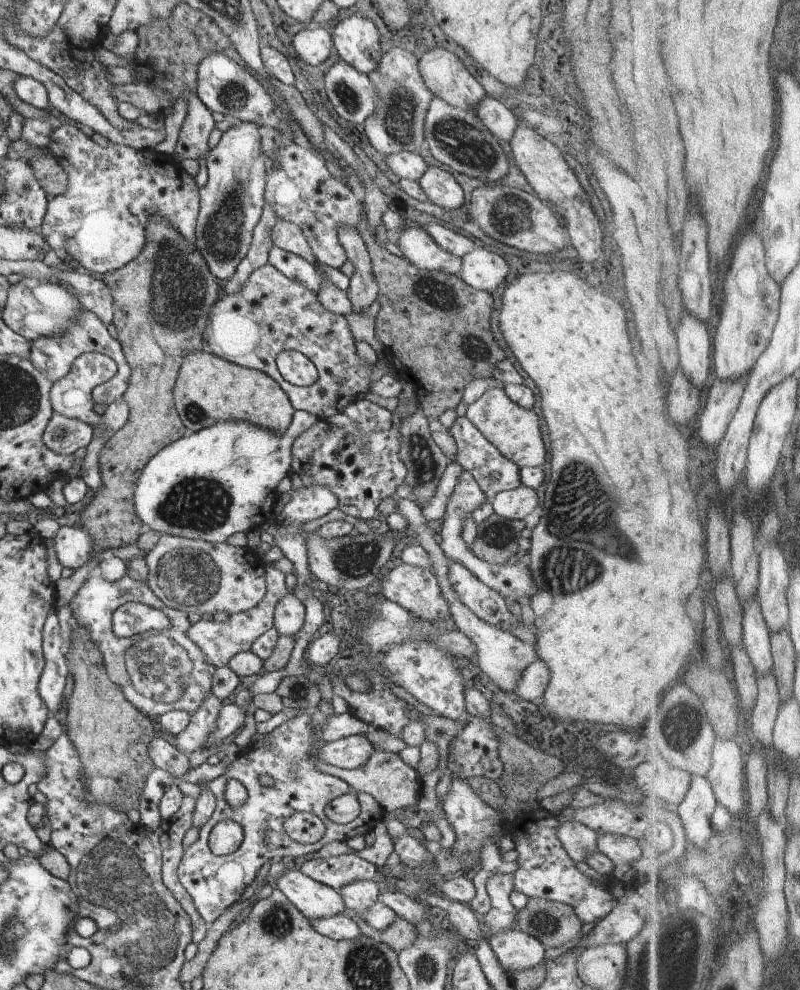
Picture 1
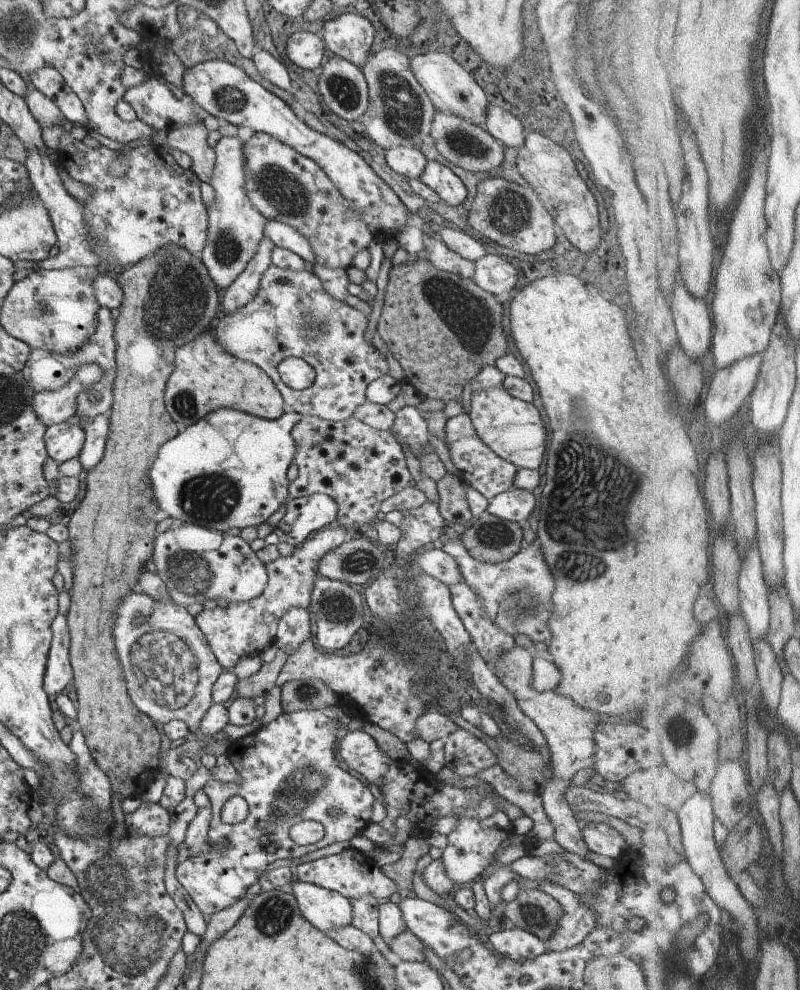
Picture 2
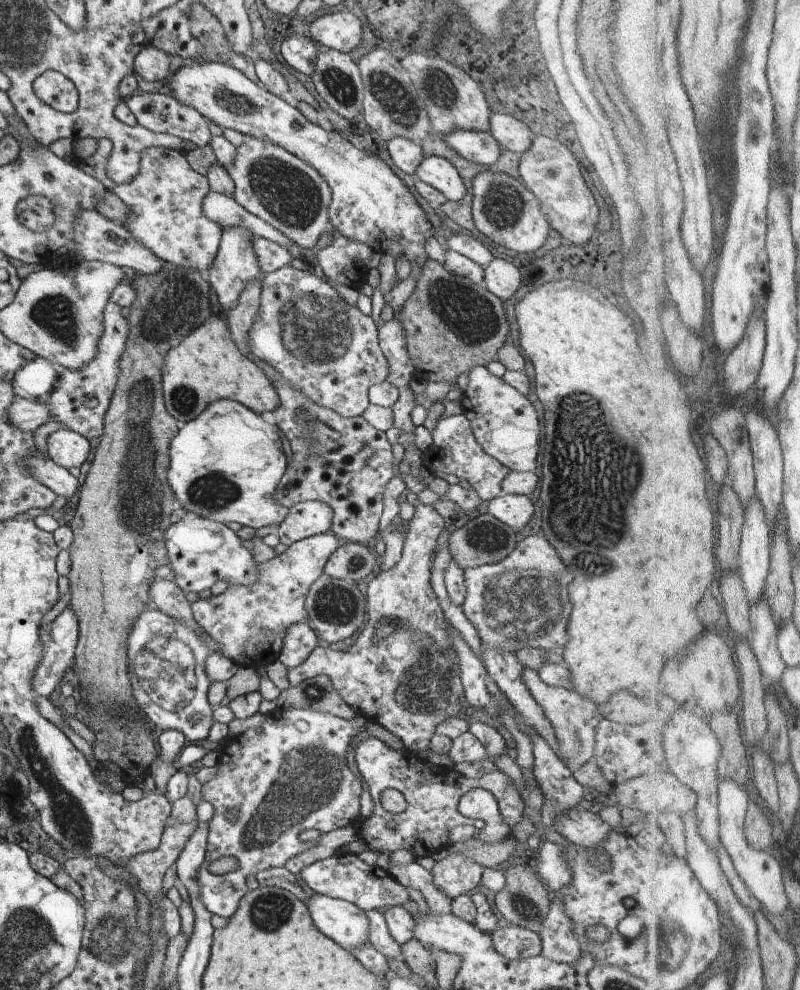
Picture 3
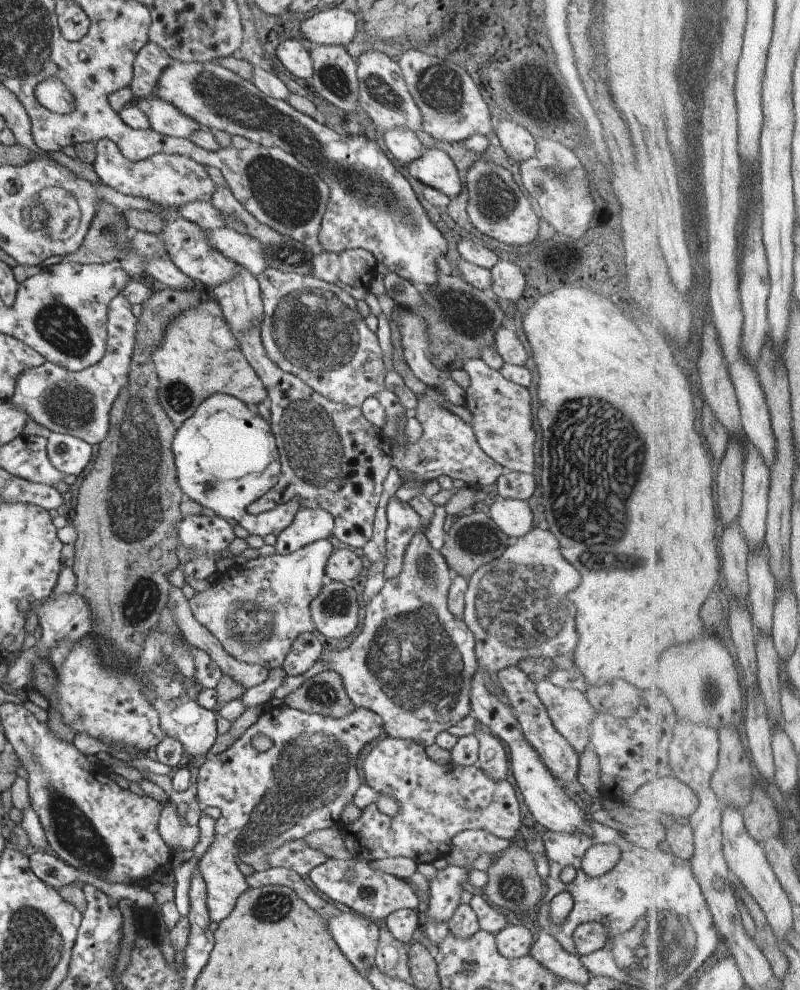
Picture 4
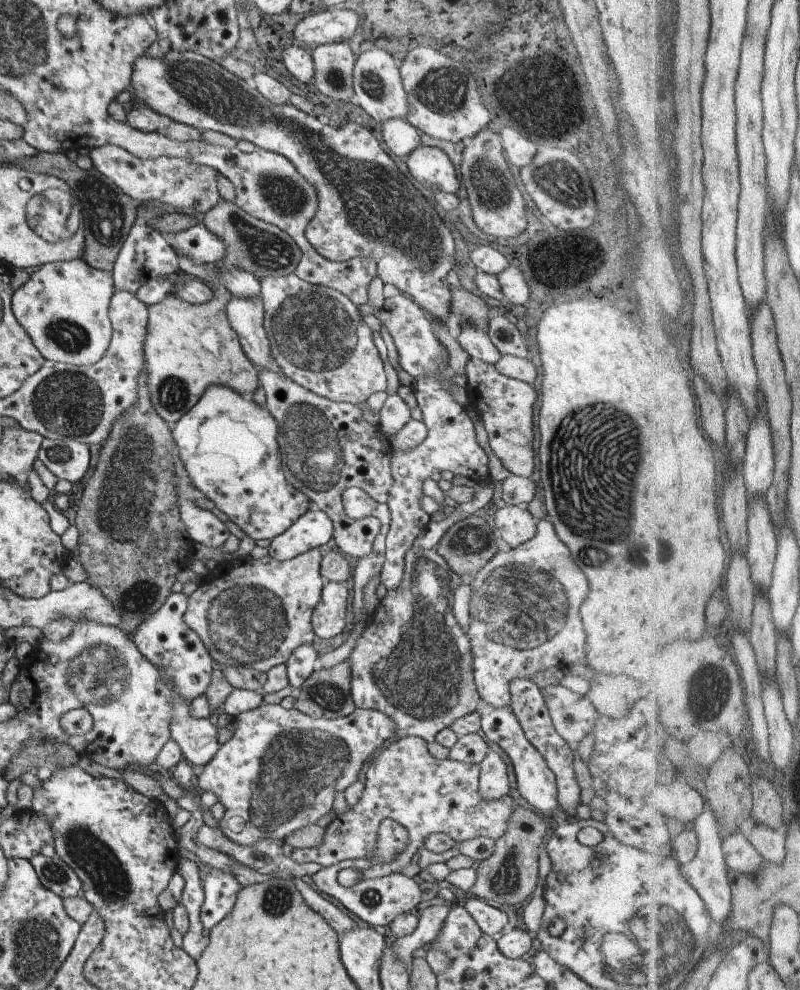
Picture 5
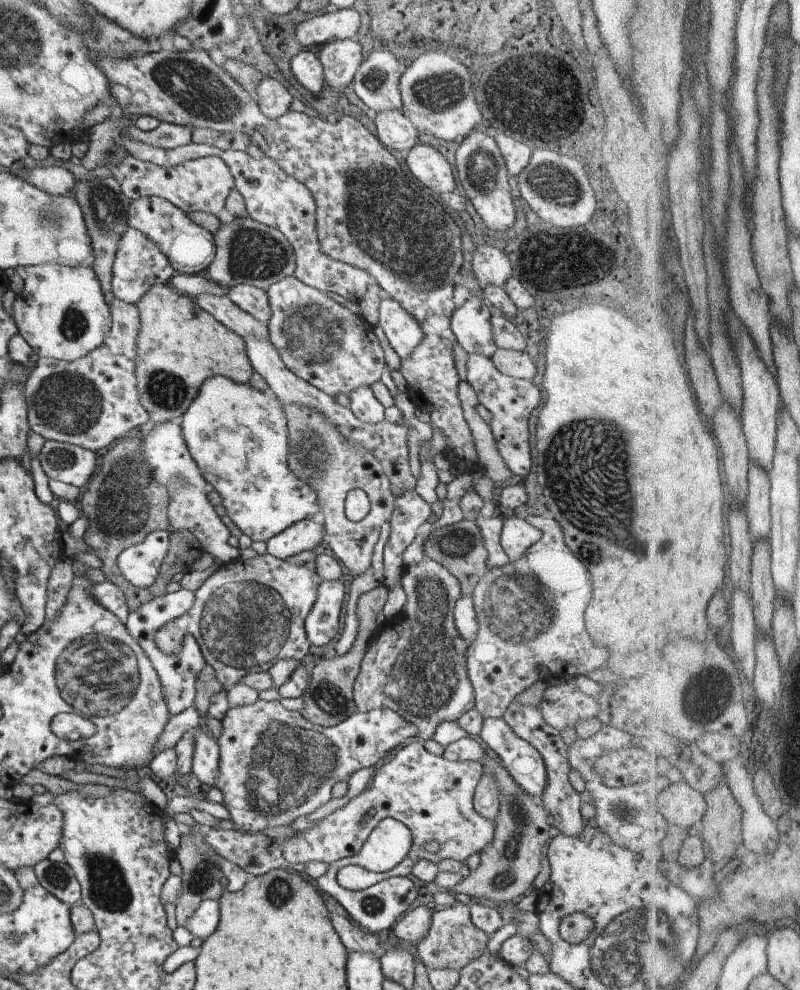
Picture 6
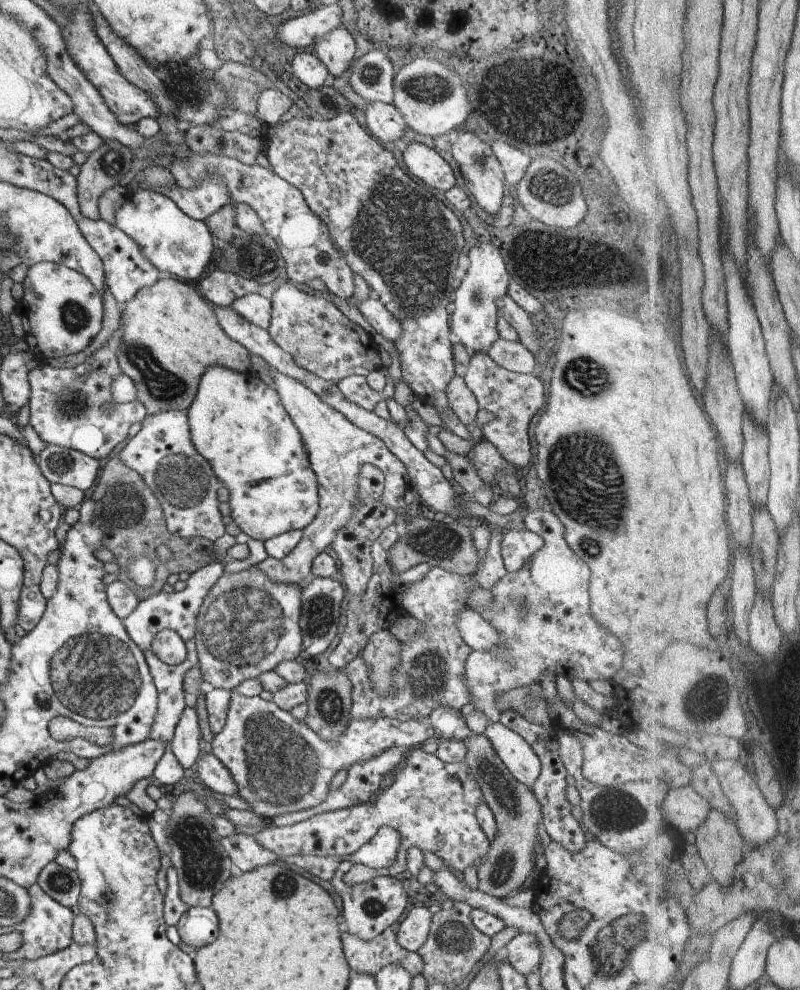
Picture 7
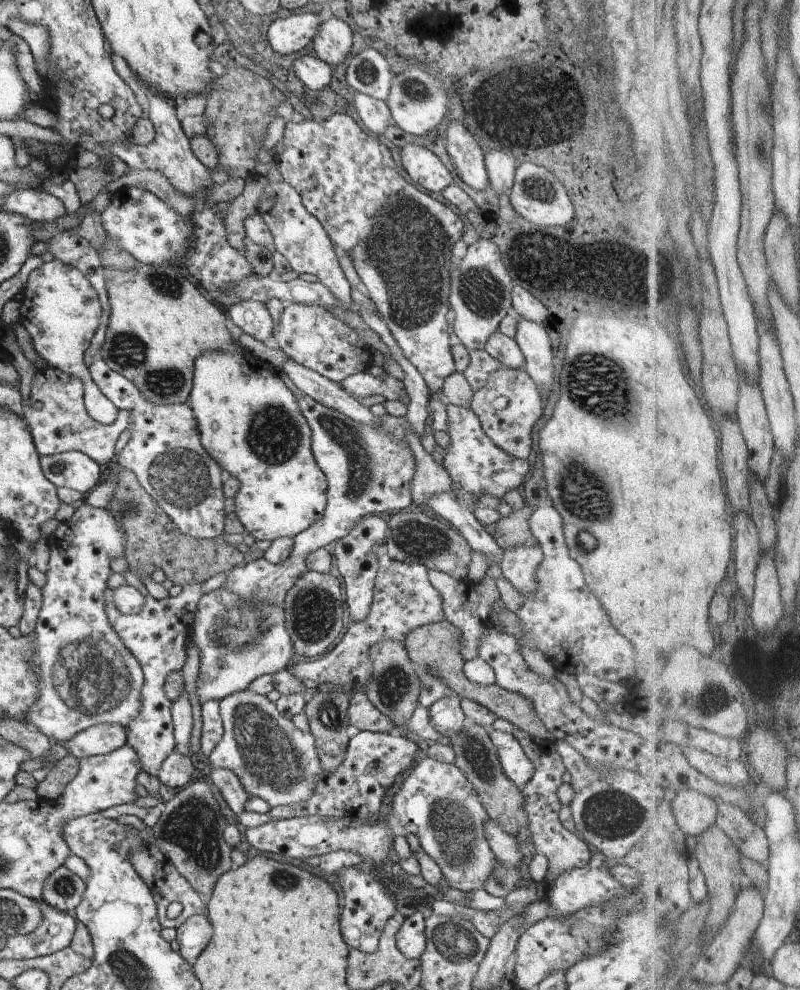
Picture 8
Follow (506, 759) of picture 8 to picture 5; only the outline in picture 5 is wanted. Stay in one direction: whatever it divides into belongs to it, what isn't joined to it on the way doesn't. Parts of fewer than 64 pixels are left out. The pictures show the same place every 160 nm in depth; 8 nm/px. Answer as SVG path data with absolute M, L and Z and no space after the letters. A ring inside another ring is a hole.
M480 700L477 704L482 703L482 709L478 713L480 716L481 731L486 736L486 740L495 741L512 760L512 766L516 771L516 784L518 792L530 806L534 807L534 811L544 818L552 819L554 822L560 820L558 807L558 788L554 772L548 768L538 750L530 744L525 738L524 732L514 716L514 712L510 706L502 706L502 708L494 708L492 704L487 704L484 700Z

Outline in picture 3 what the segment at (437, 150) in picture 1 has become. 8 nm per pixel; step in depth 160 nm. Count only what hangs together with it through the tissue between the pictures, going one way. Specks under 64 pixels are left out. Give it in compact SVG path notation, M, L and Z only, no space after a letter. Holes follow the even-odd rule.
M458 129L443 138L450 148L454 148L458 156L470 162L492 166L500 156L499 144L486 131Z

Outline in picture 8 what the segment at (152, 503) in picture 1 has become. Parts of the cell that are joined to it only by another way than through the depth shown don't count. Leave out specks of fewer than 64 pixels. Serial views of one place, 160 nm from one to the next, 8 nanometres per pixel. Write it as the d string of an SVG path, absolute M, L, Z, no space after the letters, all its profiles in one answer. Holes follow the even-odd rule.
M237 338L236 344L236 351L210 351L195 359L188 404L197 420L202 446L222 470L228 470L241 482L235 496L235 512L246 533L258 541L294 538L322 518L327 505L327 478L313 457L311 428L300 410L297 396L280 379L278 369L252 359Z

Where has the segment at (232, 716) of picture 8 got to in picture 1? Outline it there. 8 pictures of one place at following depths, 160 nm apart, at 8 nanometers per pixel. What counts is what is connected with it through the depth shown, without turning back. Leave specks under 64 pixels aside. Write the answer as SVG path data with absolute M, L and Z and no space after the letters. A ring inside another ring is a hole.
M307 710L296 713L269 734L265 745L256 748L248 746L240 752L236 760L232 761L224 774L208 782L207 787L217 800L216 810L210 820L201 826L196 842L184 850L177 868L182 886L190 893L196 910L207 923L213 923L225 909L242 897L245 888L254 882L256 872L264 860L291 856L299 857L300 862L306 854L320 850L333 840L347 841L356 834L369 833L383 820L384 810L371 794L358 793L342 779L316 768L311 759L316 756L315 750L319 739L312 719L314 720ZM262 776L270 776L274 784L264 786L260 783ZM232 778L239 780L247 790L248 797L241 808L231 808L224 799L226 782ZM352 792L356 792L361 806L360 814L346 824L328 820L324 812L328 802L338 798L339 795ZM294 813L312 813L320 818L326 827L324 836L313 845L293 841L284 830L283 822ZM224 821L234 821L243 828L243 841L240 848L233 853L226 856L215 855L209 849L209 834L213 826Z

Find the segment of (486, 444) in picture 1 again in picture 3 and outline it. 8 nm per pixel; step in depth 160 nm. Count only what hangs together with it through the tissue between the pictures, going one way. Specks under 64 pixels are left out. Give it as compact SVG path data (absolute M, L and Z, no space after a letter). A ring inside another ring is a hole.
M465 414L439 418L431 436L433 437L432 448L426 454L425 459L426 467L430 472L435 476L454 474L462 480L468 480L484 504L500 494L501 482L510 470L482 450Z

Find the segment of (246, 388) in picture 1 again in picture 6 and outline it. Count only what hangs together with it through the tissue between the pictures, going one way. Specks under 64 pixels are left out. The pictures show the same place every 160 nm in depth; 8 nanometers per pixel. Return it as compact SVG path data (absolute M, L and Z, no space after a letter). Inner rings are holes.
M234 217L232 222L221 222L213 237L215 257L208 271L210 278L217 283L233 286L245 281L266 292L280 277L292 277L294 274L293 250L285 243L287 238L278 229L267 227L250 217ZM162 283L150 287L136 306L140 315L135 358L137 391L140 404L152 422L157 424L170 419L180 421L207 378L222 375L237 383L249 382L254 370L247 357L245 340L200 308L195 298L178 292L170 283Z

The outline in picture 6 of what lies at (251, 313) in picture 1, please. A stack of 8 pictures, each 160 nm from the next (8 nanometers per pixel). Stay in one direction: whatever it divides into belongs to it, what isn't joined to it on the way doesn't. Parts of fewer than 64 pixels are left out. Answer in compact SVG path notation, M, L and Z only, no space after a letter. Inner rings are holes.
M286 277L271 284L267 290L267 297L271 308L269 340L281 354L286 368L296 376L307 380L327 395L349 394L362 385L371 387L377 380L381 380L385 371L384 353L376 335L374 327L370 326L359 315L353 315L347 308L328 298L325 292L304 284L296 277Z

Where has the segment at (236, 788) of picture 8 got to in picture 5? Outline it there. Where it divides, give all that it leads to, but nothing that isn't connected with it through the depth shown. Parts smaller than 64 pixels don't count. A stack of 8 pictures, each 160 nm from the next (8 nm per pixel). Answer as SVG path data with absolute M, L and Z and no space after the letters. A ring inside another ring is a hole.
M175 699L173 717L170 723L171 738L180 746L183 758L196 770L208 764L220 745L216 739L217 726L208 719L197 719L191 715L189 704Z

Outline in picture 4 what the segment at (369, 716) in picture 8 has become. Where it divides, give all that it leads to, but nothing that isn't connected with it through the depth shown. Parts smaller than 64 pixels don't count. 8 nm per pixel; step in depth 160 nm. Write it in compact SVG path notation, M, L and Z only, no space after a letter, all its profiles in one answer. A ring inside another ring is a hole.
M424 493L409 500L408 506L412 507L420 515L423 526L420 528L420 532L410 541L408 548L406 548L403 558L403 571L397 577L386 579L380 592L372 600L368 601L368 604L365 606L366 616L364 616L364 622L362 622L362 630L354 638L354 641L347 648L344 648L343 651L329 651L326 648L326 650L322 650L320 656L320 660L328 661L327 670L337 672L341 676L346 692L356 708L362 707L374 711L383 718L386 736L395 739L415 740L417 743L424 745L425 748L436 743L437 736L442 731L446 731L448 727L454 726L464 717L471 714L469 692L471 691L472 677L477 675L476 669L478 666L477 658L475 657L475 634L468 628L462 617L454 617L450 612L450 608L447 607L449 588L453 583L453 579L450 578L448 573L450 568L443 554L433 549L428 539L424 536L424 527L426 529L430 520L432 520L435 505Z

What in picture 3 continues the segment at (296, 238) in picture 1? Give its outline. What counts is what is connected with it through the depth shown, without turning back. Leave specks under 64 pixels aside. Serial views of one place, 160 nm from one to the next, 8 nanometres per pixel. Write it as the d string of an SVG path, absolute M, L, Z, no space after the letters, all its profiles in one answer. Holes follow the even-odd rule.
M210 190L201 206L204 216L208 220L216 222L222 229L228 228L228 226L242 226L242 228L248 228L254 237L270 240L283 247L295 243L294 240L287 238L274 226L248 212L244 206L240 206L234 196L230 197Z

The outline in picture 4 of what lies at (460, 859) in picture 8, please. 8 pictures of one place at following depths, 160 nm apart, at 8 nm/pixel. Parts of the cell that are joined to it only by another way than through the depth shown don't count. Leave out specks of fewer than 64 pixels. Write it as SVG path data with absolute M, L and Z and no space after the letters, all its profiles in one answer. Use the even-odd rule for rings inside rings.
M385 735L364 758L366 784L395 799L399 809L394 816L386 816L376 803L361 810L358 820L346 826L345 847L354 857L368 862L406 857L417 865L433 863L448 855L452 839L462 831L484 829L508 841L523 827L518 798L508 781L493 781L477 765L435 763L425 749L415 740Z

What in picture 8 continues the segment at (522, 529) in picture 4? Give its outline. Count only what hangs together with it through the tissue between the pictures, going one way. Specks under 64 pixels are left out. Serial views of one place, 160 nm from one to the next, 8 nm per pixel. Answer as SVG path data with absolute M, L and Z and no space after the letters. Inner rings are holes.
M517 546L503 551L501 572L525 598L534 594L537 587L536 571L542 561L540 546Z

